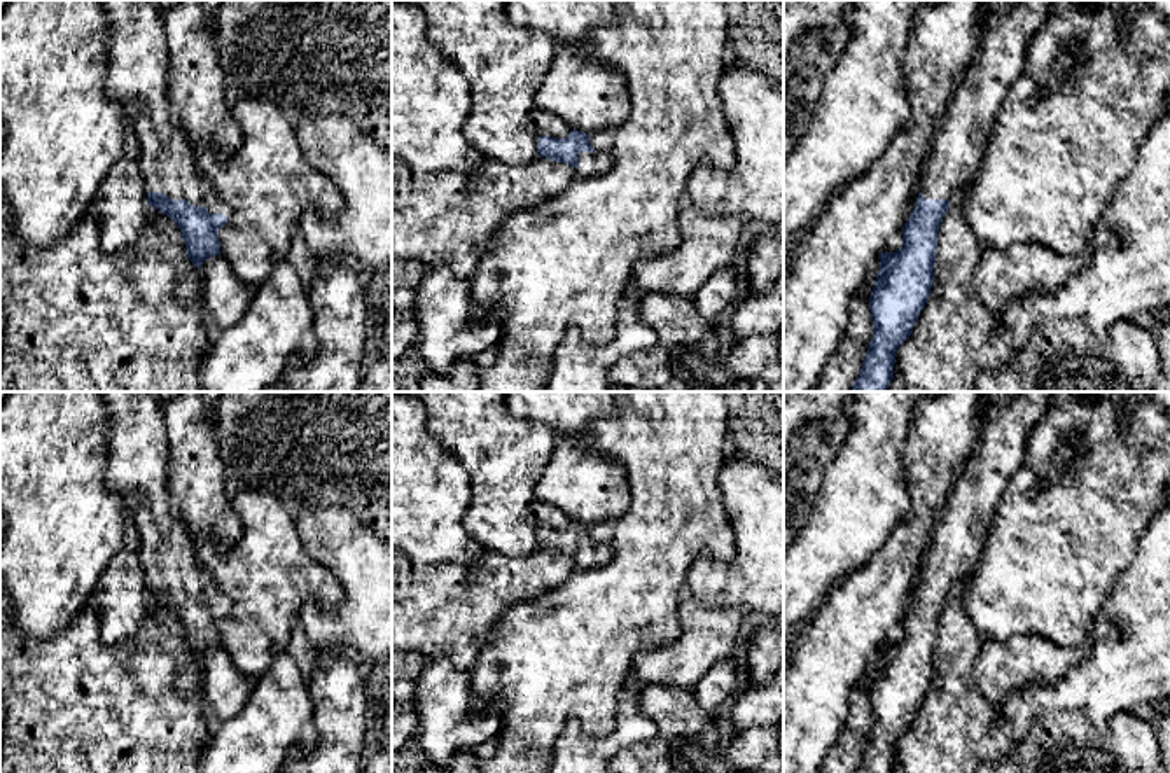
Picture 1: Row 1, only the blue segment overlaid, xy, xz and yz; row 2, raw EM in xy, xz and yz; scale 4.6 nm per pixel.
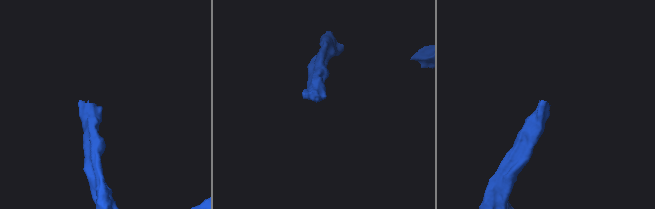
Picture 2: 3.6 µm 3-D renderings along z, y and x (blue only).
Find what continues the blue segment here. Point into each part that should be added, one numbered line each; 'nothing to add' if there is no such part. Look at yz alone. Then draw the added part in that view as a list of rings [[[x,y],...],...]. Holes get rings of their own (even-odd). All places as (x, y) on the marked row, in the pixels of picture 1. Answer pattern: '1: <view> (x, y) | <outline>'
1: yz (957, 151) | [[[1016,0],[1007,10],[981,7],[983,30],[978,51],[965,70],[964,80],[951,94],[950,107],[925,163],[925,175],[920,185],[925,199],[950,199],[958,185],[976,175],[1004,100],[1023,72],[1028,58],[1028,44],[1060,7],[1062,0]]]

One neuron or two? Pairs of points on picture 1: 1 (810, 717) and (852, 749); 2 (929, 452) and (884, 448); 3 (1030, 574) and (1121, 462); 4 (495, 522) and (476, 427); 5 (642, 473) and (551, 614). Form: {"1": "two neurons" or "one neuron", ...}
{"1": "two neurons", "2": "two neurons", "3": "one neuron", "4": "one neuron", "5": "one neuron"}

